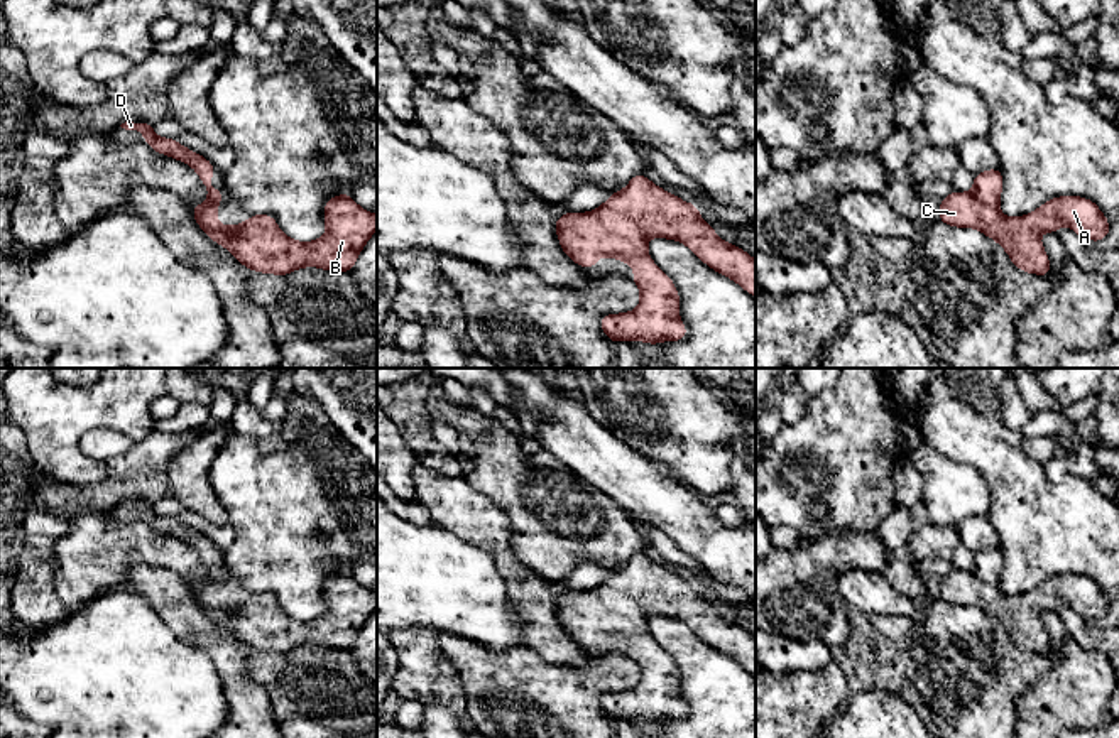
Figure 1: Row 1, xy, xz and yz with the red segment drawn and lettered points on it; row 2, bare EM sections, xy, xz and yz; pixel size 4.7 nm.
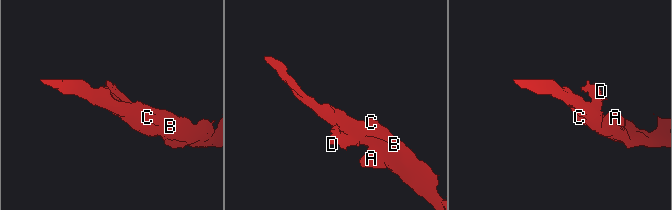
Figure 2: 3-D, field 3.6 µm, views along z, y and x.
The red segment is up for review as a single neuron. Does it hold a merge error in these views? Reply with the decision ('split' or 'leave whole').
leave whole

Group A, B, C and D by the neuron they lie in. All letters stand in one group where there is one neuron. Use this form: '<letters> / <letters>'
A B C D

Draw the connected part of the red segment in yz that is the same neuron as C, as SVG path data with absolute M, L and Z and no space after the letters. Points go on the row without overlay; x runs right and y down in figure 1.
M999 547L975 552L970 571L953 569L942 578L940 600L980 608L1007 630L1019 648L1043 655L1050 652L1050 637L1040 618L1045 610L1056 611L1067 603L1084 618L1100 620L1109 613L1111 601L1087 576L1053 576L1026 594L1007 596L999 588L1001 571Z

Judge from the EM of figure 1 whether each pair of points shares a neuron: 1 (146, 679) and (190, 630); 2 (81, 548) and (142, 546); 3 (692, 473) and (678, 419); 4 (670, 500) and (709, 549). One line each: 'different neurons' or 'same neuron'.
1: different neurons
2: same neuron
3: same neuron
4: same neuron

